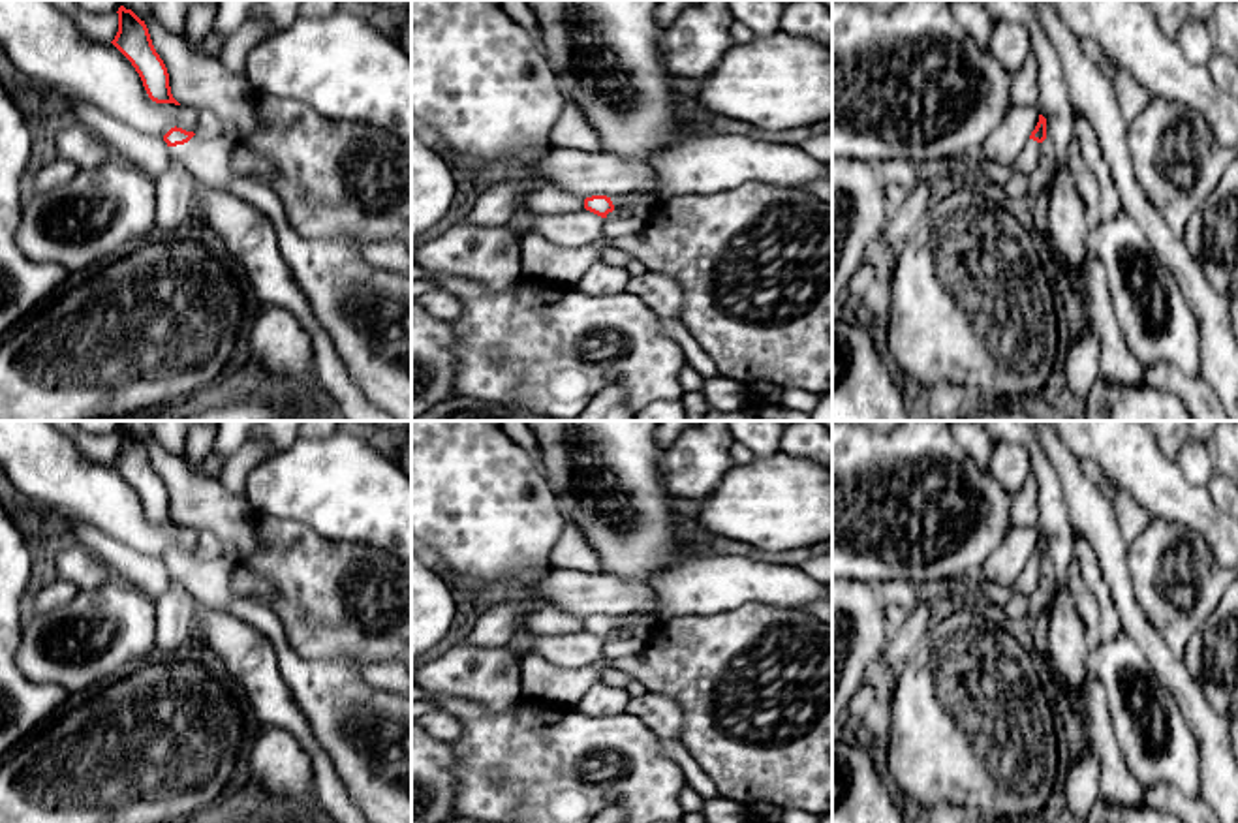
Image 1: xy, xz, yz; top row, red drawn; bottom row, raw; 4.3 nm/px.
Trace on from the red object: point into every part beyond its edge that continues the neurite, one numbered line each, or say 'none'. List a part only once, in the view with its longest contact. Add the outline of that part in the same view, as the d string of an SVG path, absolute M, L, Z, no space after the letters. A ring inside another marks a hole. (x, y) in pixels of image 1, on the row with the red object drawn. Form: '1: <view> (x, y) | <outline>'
1: xy (207, 160) | M193 135L188 143L169 148L197 182L210 190L229 192L229 186L235 180L229 163L233 145L235 143L225 135L216 139L201 139Z

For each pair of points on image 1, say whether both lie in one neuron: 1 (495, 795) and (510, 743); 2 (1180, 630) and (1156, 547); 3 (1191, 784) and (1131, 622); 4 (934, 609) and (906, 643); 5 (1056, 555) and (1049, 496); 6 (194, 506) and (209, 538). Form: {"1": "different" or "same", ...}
{"1": "same", "2": "same", "3": "different", "4": "same", "5": "same", "6": "different"}

